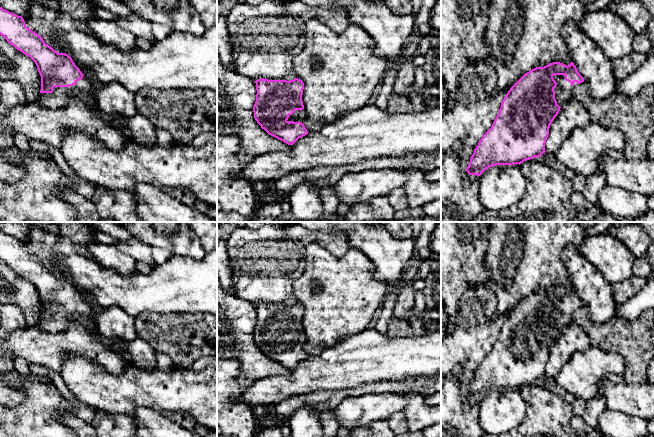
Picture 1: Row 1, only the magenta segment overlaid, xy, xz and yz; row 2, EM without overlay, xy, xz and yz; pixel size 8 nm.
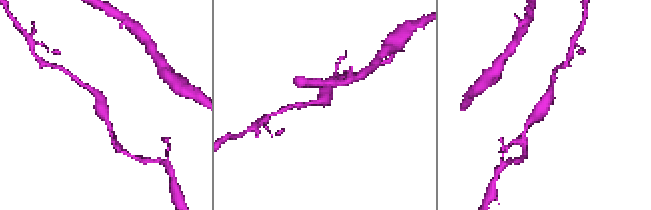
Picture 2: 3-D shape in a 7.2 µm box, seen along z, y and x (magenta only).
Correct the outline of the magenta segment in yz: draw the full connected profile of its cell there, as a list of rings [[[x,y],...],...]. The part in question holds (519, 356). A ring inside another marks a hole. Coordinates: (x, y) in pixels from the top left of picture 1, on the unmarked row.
[[[553,286],[525,297],[510,312],[491,352],[474,373],[469,390],[466,392],[468,398],[480,400],[489,391],[520,389],[545,377],[545,367],[552,345],[558,339],[561,330],[572,321],[575,311],[582,306],[584,302],[573,286],[568,290]]]

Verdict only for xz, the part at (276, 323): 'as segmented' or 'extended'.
extended

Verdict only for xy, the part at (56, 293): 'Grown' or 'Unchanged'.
Grown

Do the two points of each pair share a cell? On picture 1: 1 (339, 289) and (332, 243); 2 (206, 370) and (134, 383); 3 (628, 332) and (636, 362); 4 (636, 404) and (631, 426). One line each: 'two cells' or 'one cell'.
1: two cells
2: one cell
3: one cell
4: two cells

